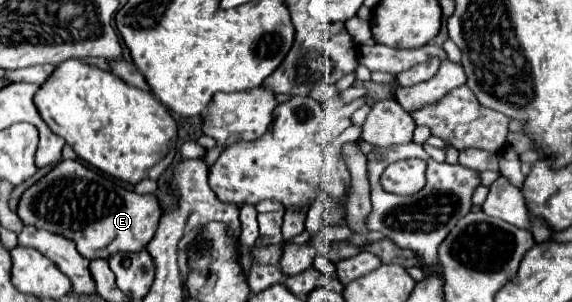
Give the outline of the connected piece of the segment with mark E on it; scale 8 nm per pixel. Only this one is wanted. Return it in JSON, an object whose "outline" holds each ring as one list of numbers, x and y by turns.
{"outline":[[61,161,19,199,17,215,25,227,45,229,77,245,77,251,93,259,109,259,113,253,141,251,155,235,161,209,155,195,137,195,117,183,117,179,93,171,79,161]]}

